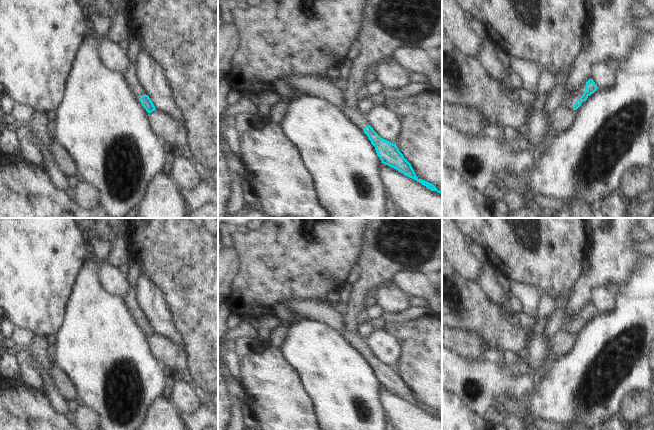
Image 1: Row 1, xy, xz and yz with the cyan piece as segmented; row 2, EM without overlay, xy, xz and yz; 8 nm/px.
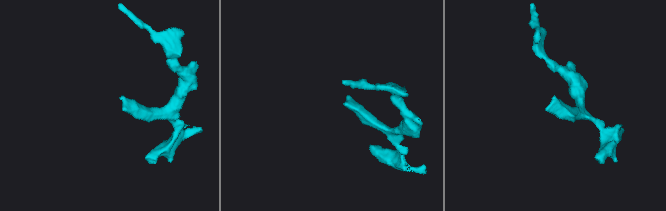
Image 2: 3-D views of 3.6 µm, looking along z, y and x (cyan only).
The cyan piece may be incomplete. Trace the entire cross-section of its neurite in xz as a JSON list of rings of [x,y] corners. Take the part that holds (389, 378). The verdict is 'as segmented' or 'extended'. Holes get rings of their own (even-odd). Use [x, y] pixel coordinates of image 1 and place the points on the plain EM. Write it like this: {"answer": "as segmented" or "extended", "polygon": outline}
{"answer": "extended", "polygon": [[[367,218],[364,228],[364,242],[357,267],[361,270],[361,277],[354,285],[350,303],[345,306],[347,322],[340,331],[344,338],[367,359],[371,368],[383,388],[393,391],[432,415],[442,419],[442,414],[422,403],[419,403],[411,388],[404,382],[396,368],[381,362],[370,350],[367,338],[359,335],[360,325],[356,321],[357,315],[365,310],[364,298],[370,289],[383,283],[392,282],[394,276],[402,272],[421,272],[436,277],[442,269],[442,218]]]}

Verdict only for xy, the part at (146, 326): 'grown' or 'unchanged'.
grown

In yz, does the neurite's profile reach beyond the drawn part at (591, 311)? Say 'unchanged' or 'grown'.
grown

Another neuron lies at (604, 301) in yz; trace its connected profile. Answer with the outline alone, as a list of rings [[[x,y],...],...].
[[[596,286],[592,290],[591,303],[598,313],[608,313],[615,307],[615,295],[604,286]]]

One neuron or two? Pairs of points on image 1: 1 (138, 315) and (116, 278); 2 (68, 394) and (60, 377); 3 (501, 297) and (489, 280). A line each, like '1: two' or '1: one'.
1: two
2: one
3: one

